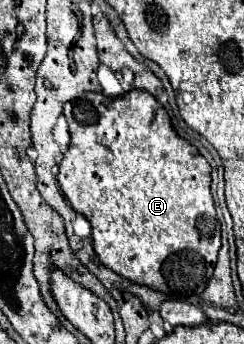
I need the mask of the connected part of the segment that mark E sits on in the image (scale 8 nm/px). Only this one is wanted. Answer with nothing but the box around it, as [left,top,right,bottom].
[57,90,221,300]

